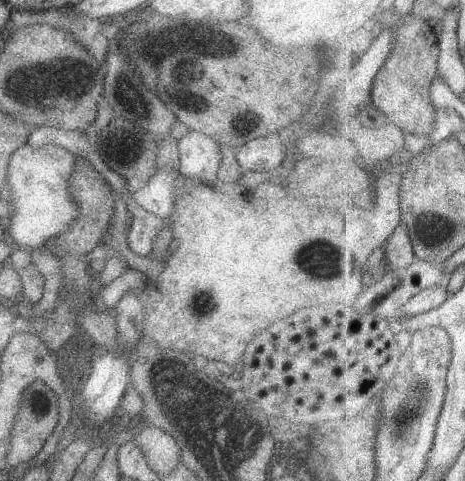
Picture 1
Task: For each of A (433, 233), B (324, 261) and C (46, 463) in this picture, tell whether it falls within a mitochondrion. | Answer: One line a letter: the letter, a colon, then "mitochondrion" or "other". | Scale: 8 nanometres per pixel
A: mitochondrion
B: mitochondrion
C: other

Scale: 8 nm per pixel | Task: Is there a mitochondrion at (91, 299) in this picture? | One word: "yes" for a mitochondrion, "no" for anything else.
no

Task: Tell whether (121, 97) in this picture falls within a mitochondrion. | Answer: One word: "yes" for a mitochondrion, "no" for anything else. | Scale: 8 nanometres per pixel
no

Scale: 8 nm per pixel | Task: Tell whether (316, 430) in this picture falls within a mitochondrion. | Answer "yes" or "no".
no

